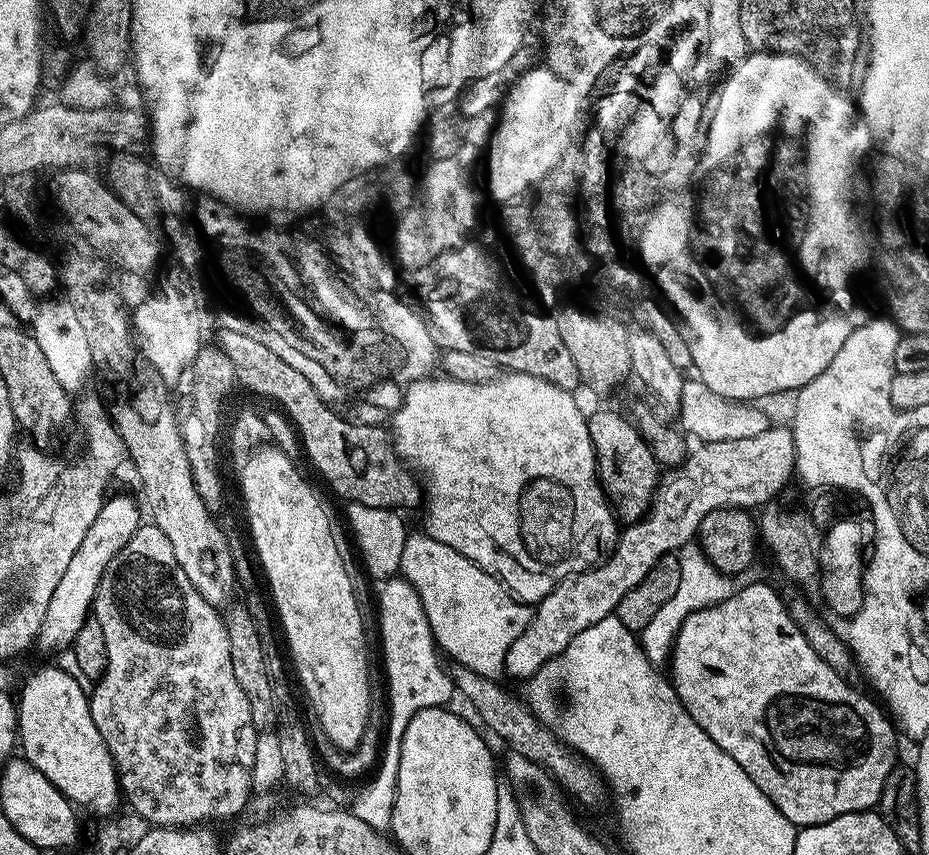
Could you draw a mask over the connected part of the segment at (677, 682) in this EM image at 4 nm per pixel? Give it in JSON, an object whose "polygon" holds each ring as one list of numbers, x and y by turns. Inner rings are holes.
{"polygon":[[744,584,725,601,690,613,672,643,671,664,672,689,682,702,682,706,690,714,690,718,694,718,694,722,698,722,698,726,702,726,702,730,706,730,706,734,710,734,714,743,722,750,726,750,726,754,730,754,730,758,734,758,734,762,738,762,738,766,742,766,742,770,746,770,746,774,752,779,754,786,758,786,758,790,762,790,762,794,766,794,766,798,770,798,770,802,774,802,776,809,791,824,797,826,821,824,830,822,830,818,838,818,842,814,866,812,879,805,880,796,884,793,884,780,898,764,898,760,896,760,897,729,894,727,893,721,882,711,879,703,871,704,862,693,855,692,844,681,845,677,841,673,835,672,829,664,822,662,822,658,818,658,818,654,805,638,803,629,799,628,793,620,785,603,782,600,780,602,778,597,772,596,770,585]]}

